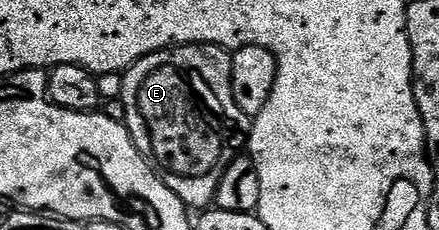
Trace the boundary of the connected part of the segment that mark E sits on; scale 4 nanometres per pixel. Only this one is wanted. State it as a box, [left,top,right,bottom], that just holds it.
[120,45,252,211]

